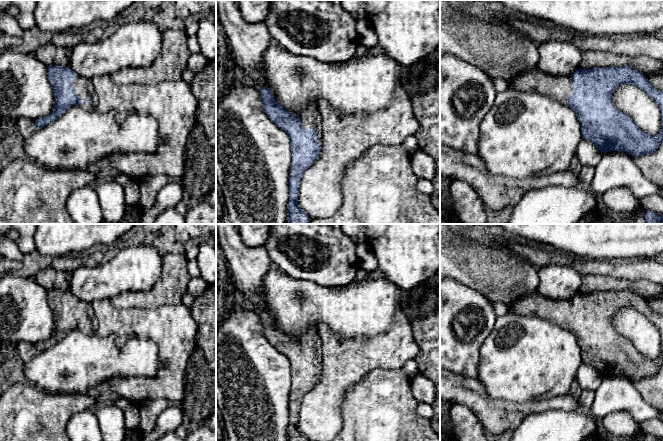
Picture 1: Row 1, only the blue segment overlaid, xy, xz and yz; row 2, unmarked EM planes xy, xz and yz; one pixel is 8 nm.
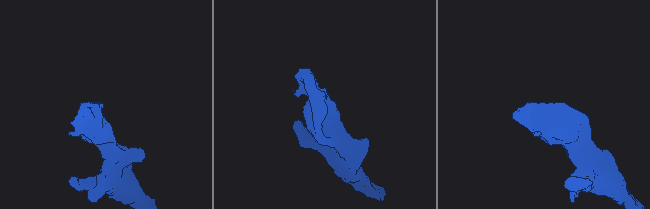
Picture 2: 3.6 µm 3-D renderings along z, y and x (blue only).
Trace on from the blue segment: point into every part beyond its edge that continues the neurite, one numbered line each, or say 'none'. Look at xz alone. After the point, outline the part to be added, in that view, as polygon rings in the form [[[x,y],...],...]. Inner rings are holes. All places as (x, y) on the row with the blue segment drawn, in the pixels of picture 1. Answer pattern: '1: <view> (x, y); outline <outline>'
1: xz (310, 117); outline [[[315,103],[307,106],[300,114],[299,117],[301,119],[301,125],[307,130],[310,130],[312,127],[317,132],[318,137],[318,145],[322,141],[321,135],[321,118],[318,111],[318,105]]]

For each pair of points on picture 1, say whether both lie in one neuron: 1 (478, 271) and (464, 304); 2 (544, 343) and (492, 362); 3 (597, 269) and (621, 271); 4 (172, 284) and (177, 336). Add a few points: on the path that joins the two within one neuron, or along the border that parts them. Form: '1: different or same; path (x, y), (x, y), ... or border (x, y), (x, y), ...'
1: different; border (450, 277), (478, 290), (490, 301)
2: same; path (531, 356), (517, 362), (505, 362)
3: same; path (603, 269), (615, 269)
4: different; border (181, 302), (159, 305), (151, 309)

